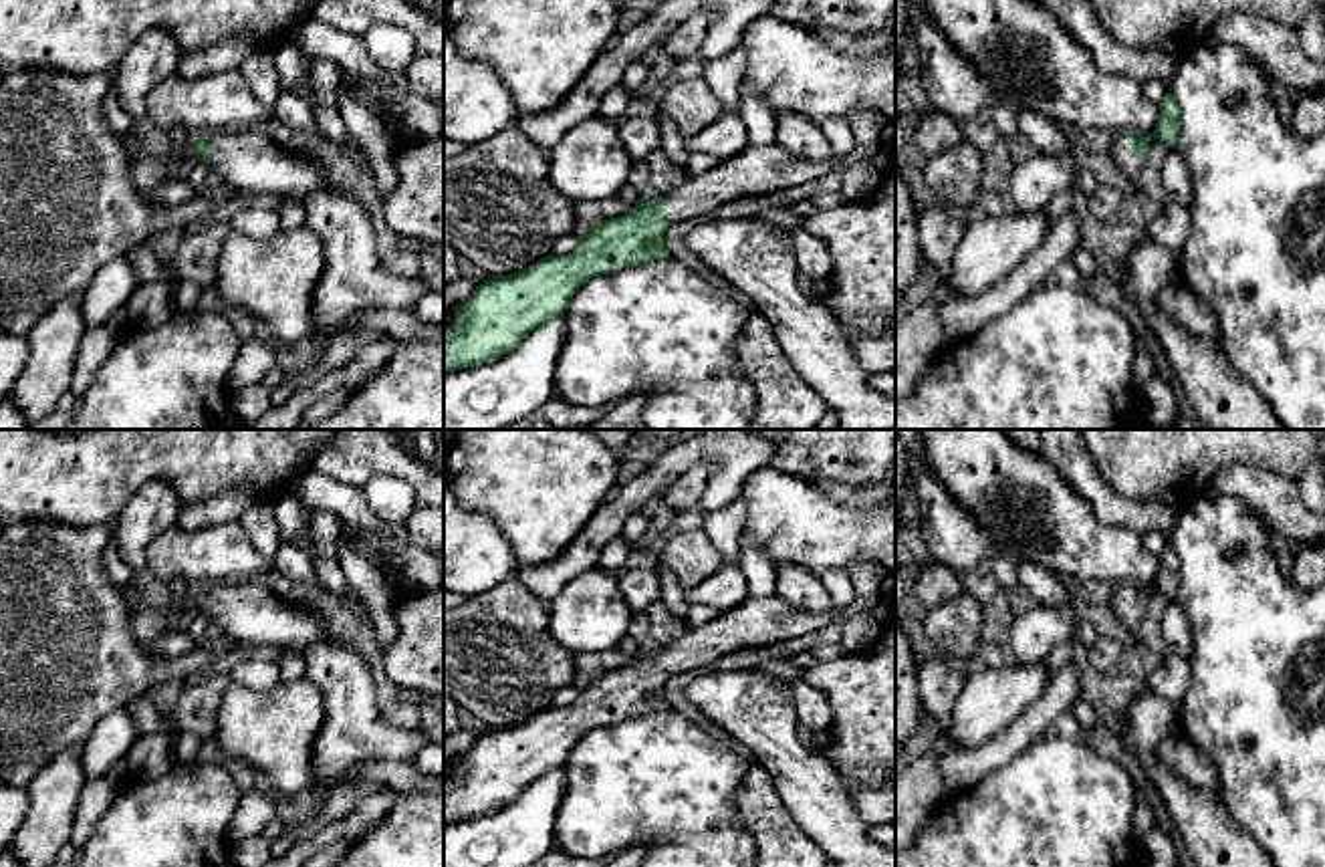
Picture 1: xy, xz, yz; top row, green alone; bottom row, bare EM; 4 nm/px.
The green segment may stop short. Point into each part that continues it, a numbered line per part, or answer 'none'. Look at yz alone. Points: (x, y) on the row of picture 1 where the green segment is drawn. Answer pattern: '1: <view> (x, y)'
1: yz (1128, 164)

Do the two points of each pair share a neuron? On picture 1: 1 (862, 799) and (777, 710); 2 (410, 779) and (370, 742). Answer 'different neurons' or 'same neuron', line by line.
1: different neurons
2: different neurons

